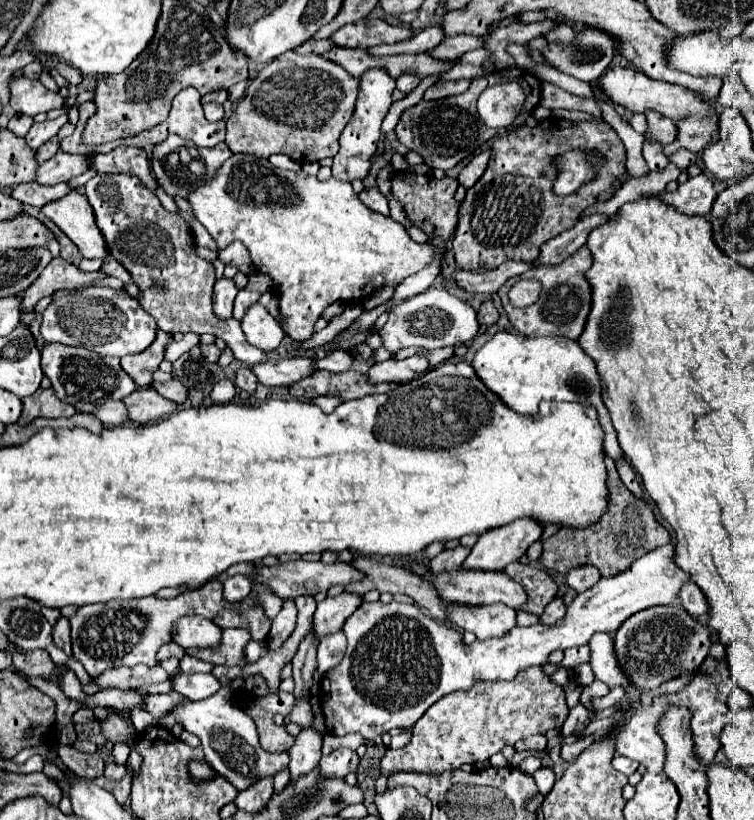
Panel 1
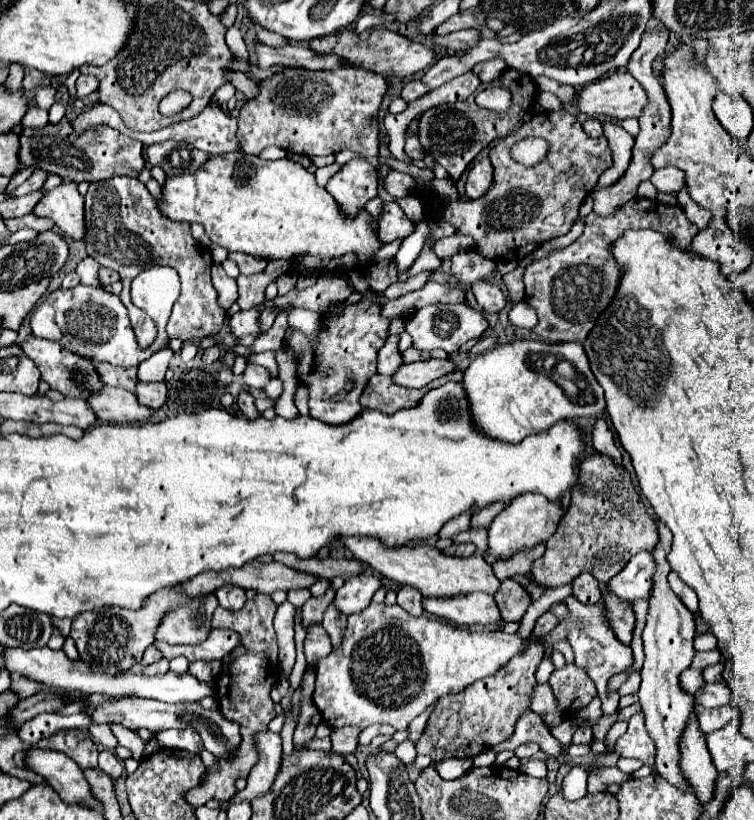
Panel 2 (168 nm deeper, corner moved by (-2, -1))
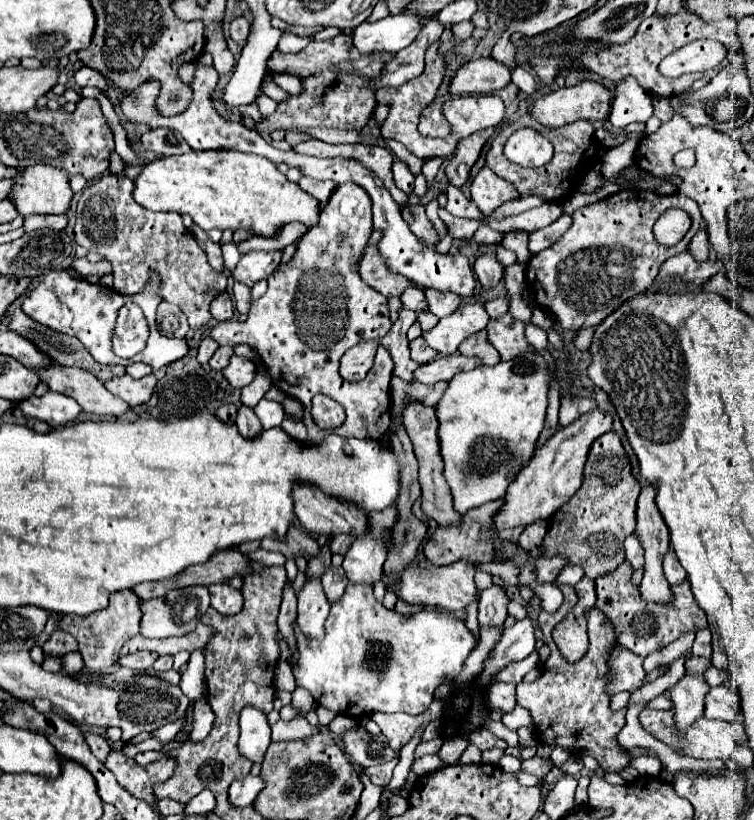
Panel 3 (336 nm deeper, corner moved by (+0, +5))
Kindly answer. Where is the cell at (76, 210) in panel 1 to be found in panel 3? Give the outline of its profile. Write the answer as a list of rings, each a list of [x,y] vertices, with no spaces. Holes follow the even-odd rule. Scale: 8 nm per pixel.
[[[51,165],[19,167],[9,199],[19,215],[67,213],[73,199],[69,175]]]

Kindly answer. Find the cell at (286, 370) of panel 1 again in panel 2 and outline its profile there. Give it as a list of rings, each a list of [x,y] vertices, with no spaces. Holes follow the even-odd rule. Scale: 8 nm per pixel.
[[[251,363],[247,365],[243,377],[245,377],[245,383],[247,383],[249,387],[255,387],[255,389],[263,389],[263,387],[271,381],[271,375],[269,375],[269,371],[267,371],[265,367],[261,367],[261,365],[251,365]]]

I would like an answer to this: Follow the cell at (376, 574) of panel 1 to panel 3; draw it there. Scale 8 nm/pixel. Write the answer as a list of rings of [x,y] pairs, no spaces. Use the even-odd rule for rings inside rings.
[[[291,527],[283,541],[279,541],[279,537],[265,537],[261,541],[261,549],[265,549],[265,551],[279,551],[285,557],[303,555],[305,559],[315,557],[317,551],[319,551],[315,539],[311,539],[305,531],[301,531],[297,527]]]

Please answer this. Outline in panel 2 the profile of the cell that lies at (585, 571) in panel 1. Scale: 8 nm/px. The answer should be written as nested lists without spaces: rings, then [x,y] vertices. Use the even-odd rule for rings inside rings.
[[[583,573],[577,579],[573,579],[573,597],[579,599],[581,603],[597,603],[601,599],[601,589],[597,579],[593,579],[593,575]]]

